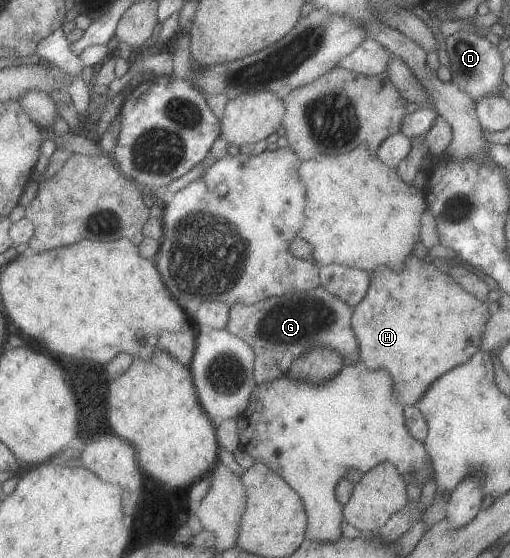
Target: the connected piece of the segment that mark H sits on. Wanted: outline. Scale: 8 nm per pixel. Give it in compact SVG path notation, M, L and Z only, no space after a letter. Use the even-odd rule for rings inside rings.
M411 254L406 259L403 271L397 273L391 268L372 273L368 292L363 301L354 307L352 326L358 339L360 363L368 370L385 367L394 381L394 396L401 405L413 405L429 389L429 386L456 365L469 361L480 349L486 321L490 316L486 303L479 302L465 291L451 275L437 269L431 261ZM425 277L435 277L431 283L431 295L425 295Z

